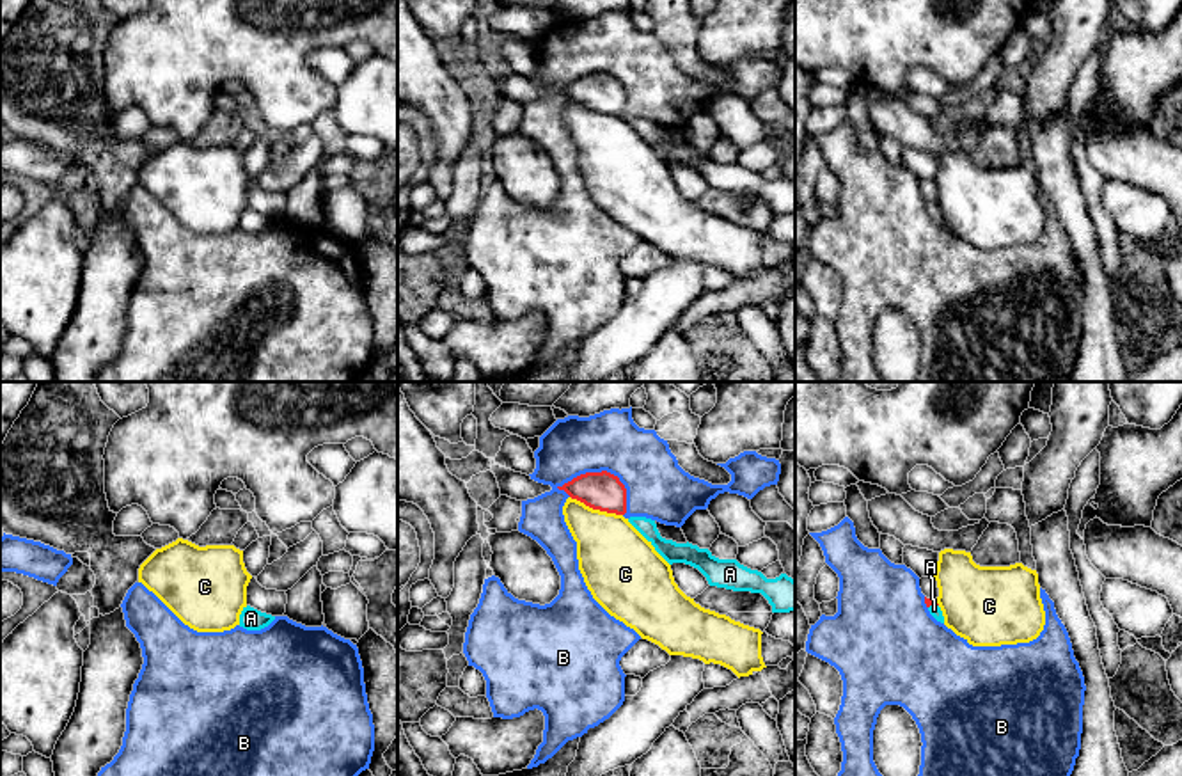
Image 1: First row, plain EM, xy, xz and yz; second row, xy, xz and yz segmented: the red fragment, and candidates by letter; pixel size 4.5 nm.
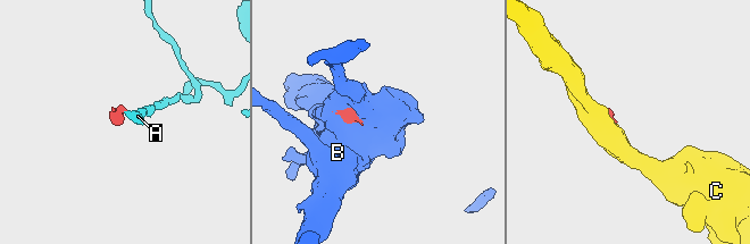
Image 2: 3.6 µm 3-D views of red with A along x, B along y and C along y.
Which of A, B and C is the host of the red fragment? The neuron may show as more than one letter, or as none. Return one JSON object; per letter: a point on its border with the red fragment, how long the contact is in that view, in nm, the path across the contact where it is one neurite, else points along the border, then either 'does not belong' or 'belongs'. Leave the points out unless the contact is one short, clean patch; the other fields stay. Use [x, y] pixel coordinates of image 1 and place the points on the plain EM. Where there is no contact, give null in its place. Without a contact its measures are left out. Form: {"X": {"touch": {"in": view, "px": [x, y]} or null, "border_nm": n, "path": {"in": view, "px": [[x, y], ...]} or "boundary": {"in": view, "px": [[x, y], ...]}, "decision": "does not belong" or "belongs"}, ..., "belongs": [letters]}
{"A": {"touch": {"in": "yz", "px": [932, 205]}, "border_nm": 50, "path": {"in": "yz", "px": [[929, 205], [932, 205], [934, 212]]}, "decision": "belongs"}, "B": {"touch": {"in": "xz", "px": [604, 73]}, "border_nm": 340, "decision": "does not belong"}, "C": {"touch": {"in": "xz", "px": [597, 110]}, "border_nm": 260, "boundary": {"in": "xz", "px": [[570, 98], [593, 110], [622, 118]]}, "decision": "does not belong"}, "belongs": ["A"]}

